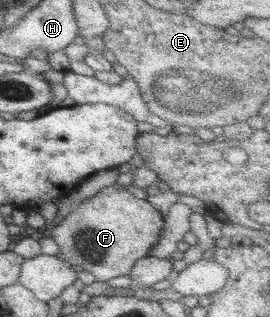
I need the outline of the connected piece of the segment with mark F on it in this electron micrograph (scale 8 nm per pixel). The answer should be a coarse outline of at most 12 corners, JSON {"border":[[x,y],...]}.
{"border":[[114,183],[51,230],[95,281],[127,275],[164,220]]}

